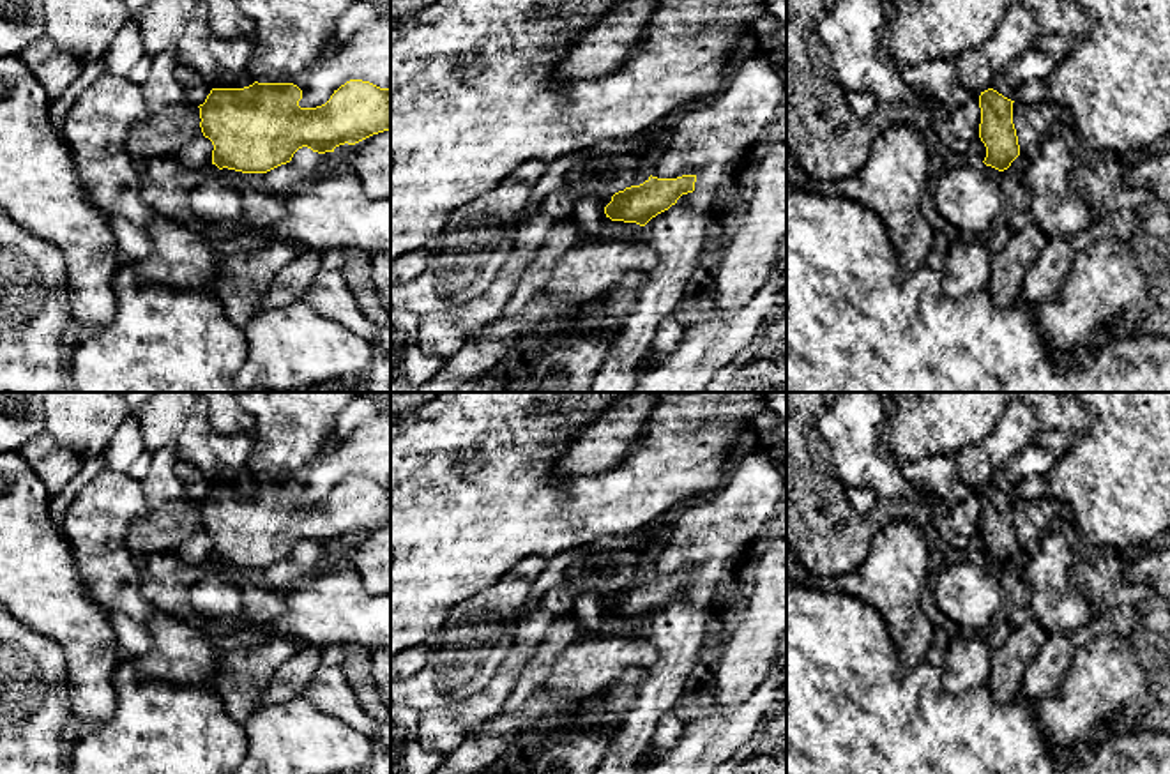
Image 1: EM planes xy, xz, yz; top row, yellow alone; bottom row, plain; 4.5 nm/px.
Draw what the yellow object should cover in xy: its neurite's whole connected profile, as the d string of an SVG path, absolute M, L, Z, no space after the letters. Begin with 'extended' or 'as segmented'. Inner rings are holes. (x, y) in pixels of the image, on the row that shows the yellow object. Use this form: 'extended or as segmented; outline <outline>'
as segmented; outline M350 80L330 99L316 108L300 108L302 90L293 83L258 83L244 88L212 88L200 104L200 127L214 145L212 164L242 173L267 173L292 161L293 154L308 147L313 152L334 152L339 145L355 145L373 134L391 131L391 88L380 88L369 81Z

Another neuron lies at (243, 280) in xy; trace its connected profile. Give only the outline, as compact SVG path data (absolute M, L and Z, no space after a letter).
M274 239L260 251L239 256L221 256L217 279L207 290L221 300L226 318L244 329L262 311L262 297L267 292L272 276L299 253L300 244Z

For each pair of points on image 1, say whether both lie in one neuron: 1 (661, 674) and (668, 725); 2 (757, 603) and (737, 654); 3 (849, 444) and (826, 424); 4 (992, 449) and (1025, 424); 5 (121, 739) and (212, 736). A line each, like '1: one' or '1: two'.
1: two
2: one
3: one
4: one
5: one

